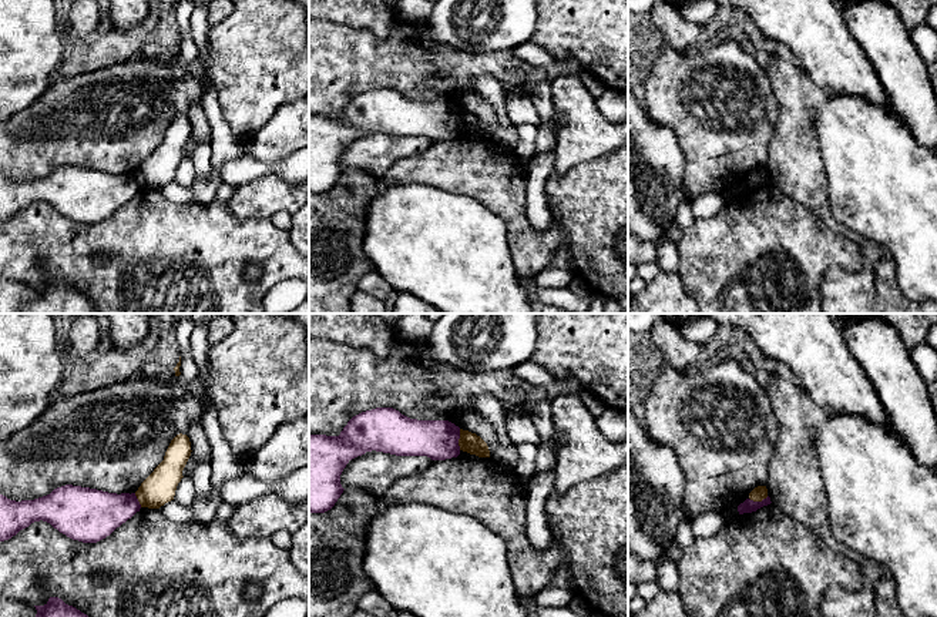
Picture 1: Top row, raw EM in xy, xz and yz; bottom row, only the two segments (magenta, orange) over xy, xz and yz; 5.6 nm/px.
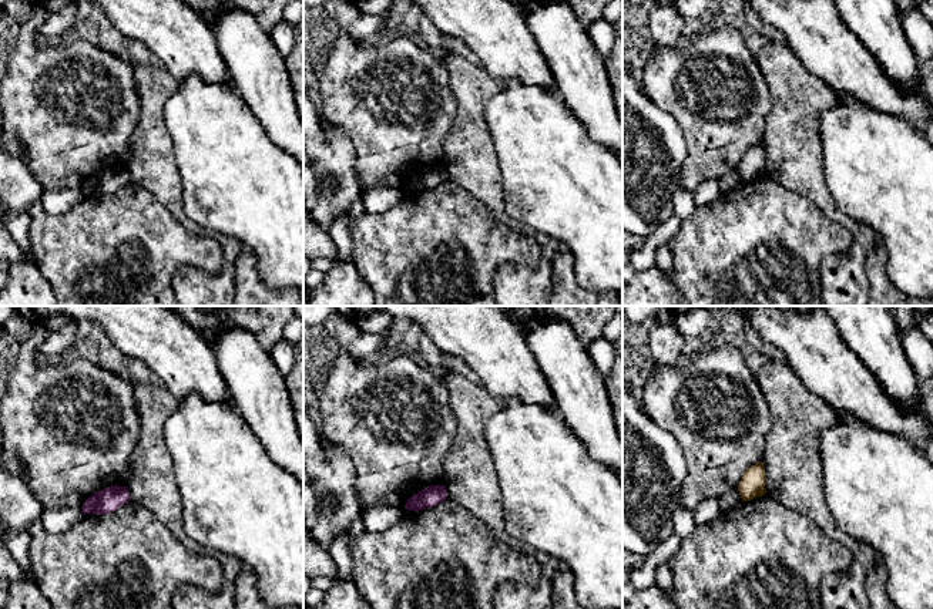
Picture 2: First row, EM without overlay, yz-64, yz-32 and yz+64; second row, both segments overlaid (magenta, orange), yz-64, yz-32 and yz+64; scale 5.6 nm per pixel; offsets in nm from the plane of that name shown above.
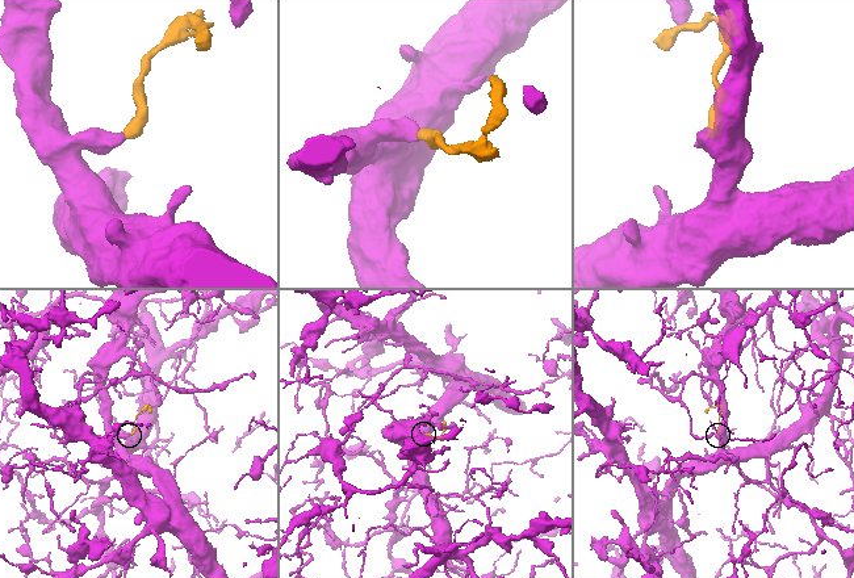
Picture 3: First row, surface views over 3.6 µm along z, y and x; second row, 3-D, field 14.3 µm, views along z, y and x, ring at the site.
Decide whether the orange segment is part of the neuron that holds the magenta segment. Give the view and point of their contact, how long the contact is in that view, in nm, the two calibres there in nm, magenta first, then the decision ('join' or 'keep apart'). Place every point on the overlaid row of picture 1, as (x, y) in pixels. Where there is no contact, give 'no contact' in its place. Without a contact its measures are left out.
contact xz (459, 438); length 120 nm; calibres 220 and 120 nm; keep apart

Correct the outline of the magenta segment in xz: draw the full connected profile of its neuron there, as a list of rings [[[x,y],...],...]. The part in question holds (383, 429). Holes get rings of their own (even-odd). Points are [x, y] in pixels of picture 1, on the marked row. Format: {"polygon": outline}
{"polygon": [[[376,408],[353,416],[339,436],[309,435],[309,513],[325,513],[335,506],[345,490],[340,484],[343,469],[366,452],[446,460],[460,455],[459,439],[460,427],[449,420],[410,419],[393,408]]]}

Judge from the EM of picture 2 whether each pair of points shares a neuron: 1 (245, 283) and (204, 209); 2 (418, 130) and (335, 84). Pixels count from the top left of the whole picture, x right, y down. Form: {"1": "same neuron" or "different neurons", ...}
{"1": "different neurons", "2": "same neuron"}

